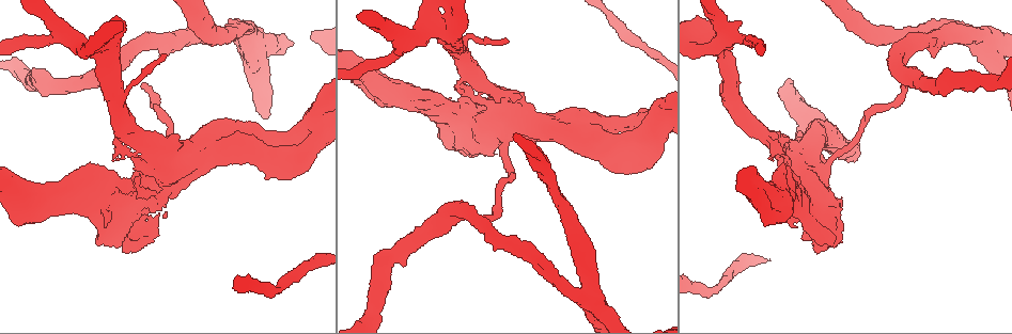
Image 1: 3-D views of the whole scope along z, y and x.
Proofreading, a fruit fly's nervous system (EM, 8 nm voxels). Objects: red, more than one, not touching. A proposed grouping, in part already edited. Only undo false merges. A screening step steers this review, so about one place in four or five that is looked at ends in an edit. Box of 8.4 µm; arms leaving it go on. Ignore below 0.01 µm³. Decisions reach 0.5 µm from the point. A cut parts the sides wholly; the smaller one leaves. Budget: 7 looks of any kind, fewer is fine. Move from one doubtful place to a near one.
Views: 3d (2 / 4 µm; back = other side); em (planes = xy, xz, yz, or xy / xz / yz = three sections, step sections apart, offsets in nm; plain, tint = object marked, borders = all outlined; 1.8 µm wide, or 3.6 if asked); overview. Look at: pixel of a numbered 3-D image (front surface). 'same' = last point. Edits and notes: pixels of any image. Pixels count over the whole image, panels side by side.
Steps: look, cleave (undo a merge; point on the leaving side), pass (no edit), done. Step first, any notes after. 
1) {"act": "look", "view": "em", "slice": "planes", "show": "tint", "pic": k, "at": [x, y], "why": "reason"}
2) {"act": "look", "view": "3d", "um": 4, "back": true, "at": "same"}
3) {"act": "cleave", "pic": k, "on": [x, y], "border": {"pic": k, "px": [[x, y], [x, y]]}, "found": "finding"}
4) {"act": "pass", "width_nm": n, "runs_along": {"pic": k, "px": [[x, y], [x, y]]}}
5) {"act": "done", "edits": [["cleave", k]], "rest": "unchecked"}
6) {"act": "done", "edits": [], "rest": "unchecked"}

{"act": "look", "view": "em", "um": 3.6, "slice": "xz", "step": 16, "show": "tint", "pic": 1, "at": [214, 143], "why": "three-way junction"}

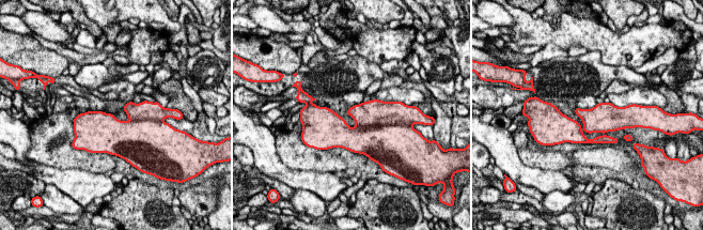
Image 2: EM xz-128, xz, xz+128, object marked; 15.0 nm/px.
{"act": "look", "view": "em", "um": 3.6, "slice": "planes", "show": "tint", "at": "same", "why": "cut it another way"}

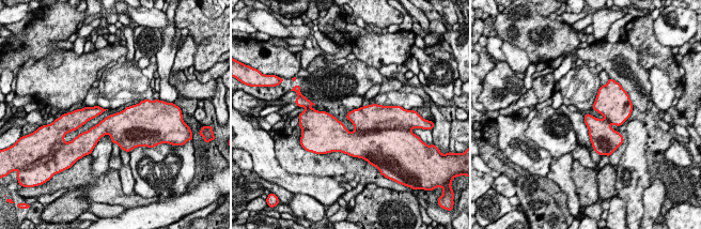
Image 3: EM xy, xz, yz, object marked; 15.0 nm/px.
{"act": "cleave", "pic": 3, "on": [374, 117], "border": {"pic": 3, "px": [[385, 128], [370, 131]]}, "found": "two neurons meet here"}

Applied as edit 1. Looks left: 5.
{"act": "look", "view": "overview", "why": "redraw"}

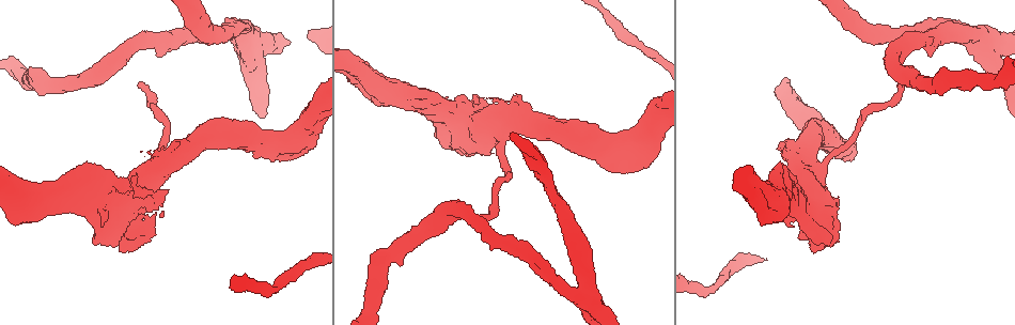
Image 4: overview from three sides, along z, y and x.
{"act": "look", "view": "em", "slice": "yz", "step": 16, "show": "tint", "pic": 4, "at": [144, 232], "why": "sharp bend"}

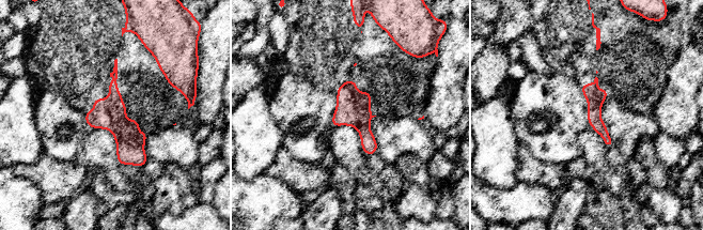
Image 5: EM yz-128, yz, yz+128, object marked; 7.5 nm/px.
{"act": "look", "view": "em", "slice": "planes", "show": "tint", "at": "same", "why": "another direction"}

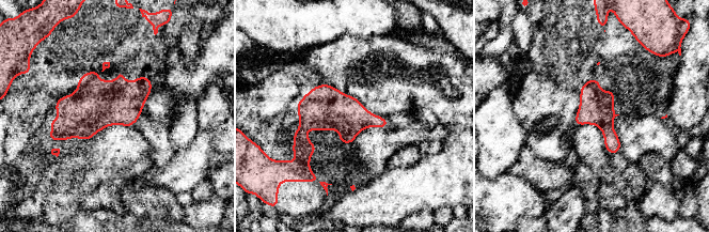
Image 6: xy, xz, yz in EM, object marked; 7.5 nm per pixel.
{"act": "pass", "width_nm": 260, "found": "all the same neuron"}

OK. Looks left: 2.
{"act": "done", "edits": [["cleave", 3]], "rest": "unchecked"}

